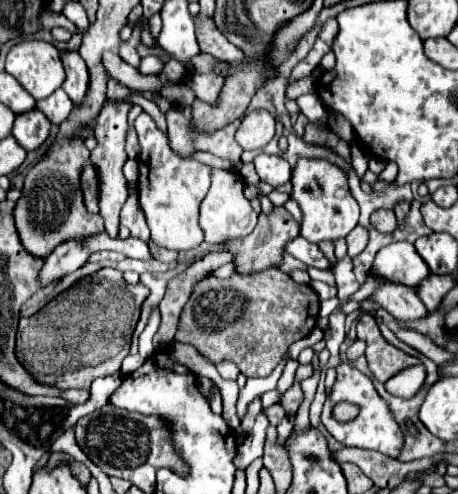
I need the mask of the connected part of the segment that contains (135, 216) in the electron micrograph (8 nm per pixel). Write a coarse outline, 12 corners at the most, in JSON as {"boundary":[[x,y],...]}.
{"boundary":[[135,195],[121,209],[121,225],[149,243],[150,230]]}

